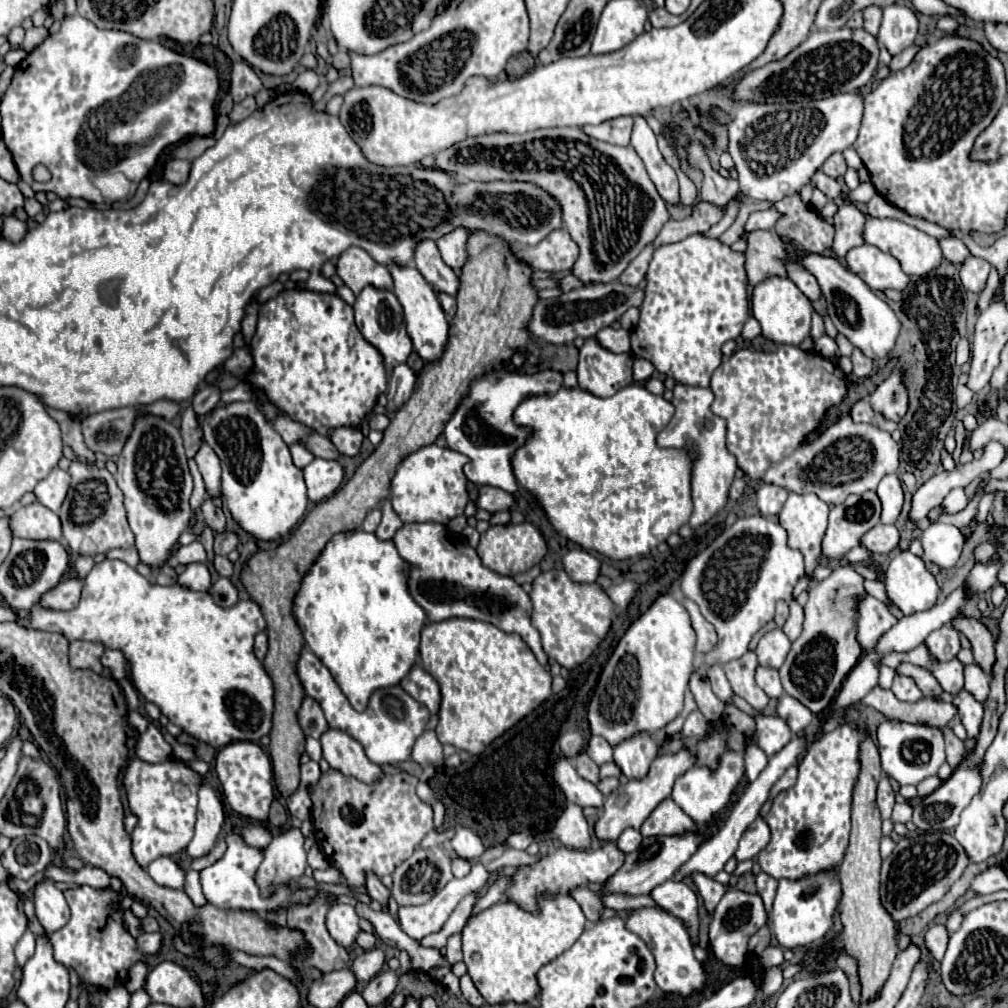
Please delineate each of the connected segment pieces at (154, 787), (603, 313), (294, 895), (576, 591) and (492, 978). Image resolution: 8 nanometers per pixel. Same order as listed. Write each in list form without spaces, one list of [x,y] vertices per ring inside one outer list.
[[[133,758],[123,770],[123,784],[127,788],[129,808],[139,818],[131,832],[133,856],[139,866],[147,868],[147,864],[157,856],[173,856],[185,850],[193,838],[197,790],[203,784],[201,776],[189,770],[181,760],[147,764],[139,758]]]
[[[621,282],[611,284],[595,284],[595,286],[583,286],[573,288],[569,292],[563,292],[557,298],[539,300],[533,306],[531,318],[527,322],[527,330],[531,336],[551,342],[551,344],[571,344],[575,338],[593,338],[601,328],[611,326],[621,318],[621,314],[627,312],[631,306],[639,306],[643,302],[643,290],[635,286],[625,286]]]
[[[229,830],[223,838],[227,842],[225,854],[215,864],[211,864],[209,868],[203,868],[199,872],[203,896],[211,906],[221,908],[221,910],[255,910],[255,912],[265,914],[265,912],[279,910],[279,908],[291,908],[291,906],[297,906],[297,904],[307,904],[307,902],[317,898],[317,890],[297,888],[293,892],[291,884],[279,886],[273,896],[267,896],[267,898],[261,896],[261,890],[255,882],[255,872],[257,872],[257,864],[261,864],[261,860],[263,860],[263,850],[249,846],[243,840],[243,836],[239,832],[233,832],[233,830]]]
[[[565,570],[541,572],[533,580],[533,590],[529,592],[529,598],[533,602],[531,622],[541,634],[545,654],[557,660],[557,664],[567,670],[583,664],[611,628],[615,606],[605,590],[597,582],[573,582]]]
[[[571,896],[543,898],[537,916],[525,912],[513,902],[499,902],[469,918],[463,930],[463,962],[485,1002],[525,1004],[539,996],[539,968],[571,948],[583,934],[585,922],[583,910],[579,910],[579,904]]]

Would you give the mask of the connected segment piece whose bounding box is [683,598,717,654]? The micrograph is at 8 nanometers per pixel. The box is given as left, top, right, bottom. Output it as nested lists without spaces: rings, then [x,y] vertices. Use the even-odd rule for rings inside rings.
[[[689,598],[683,600],[683,606],[687,608],[687,612],[691,616],[693,630],[697,632],[697,652],[699,654],[709,652],[717,644],[717,634],[715,634],[713,626],[703,618],[703,614],[699,612],[699,606],[695,606],[695,602],[691,602]]]

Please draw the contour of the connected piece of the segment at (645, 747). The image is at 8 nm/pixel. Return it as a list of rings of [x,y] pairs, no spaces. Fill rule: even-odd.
[[[635,734],[629,740],[615,746],[613,762],[619,766],[625,778],[645,778],[651,762],[657,756],[655,740],[649,734]]]

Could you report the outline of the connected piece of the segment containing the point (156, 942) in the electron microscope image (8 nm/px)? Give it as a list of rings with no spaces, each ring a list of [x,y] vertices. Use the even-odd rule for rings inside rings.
[[[153,932],[153,934],[141,934],[135,938],[137,942],[137,950],[141,954],[155,954],[159,948],[161,948],[161,934],[159,932]]]

